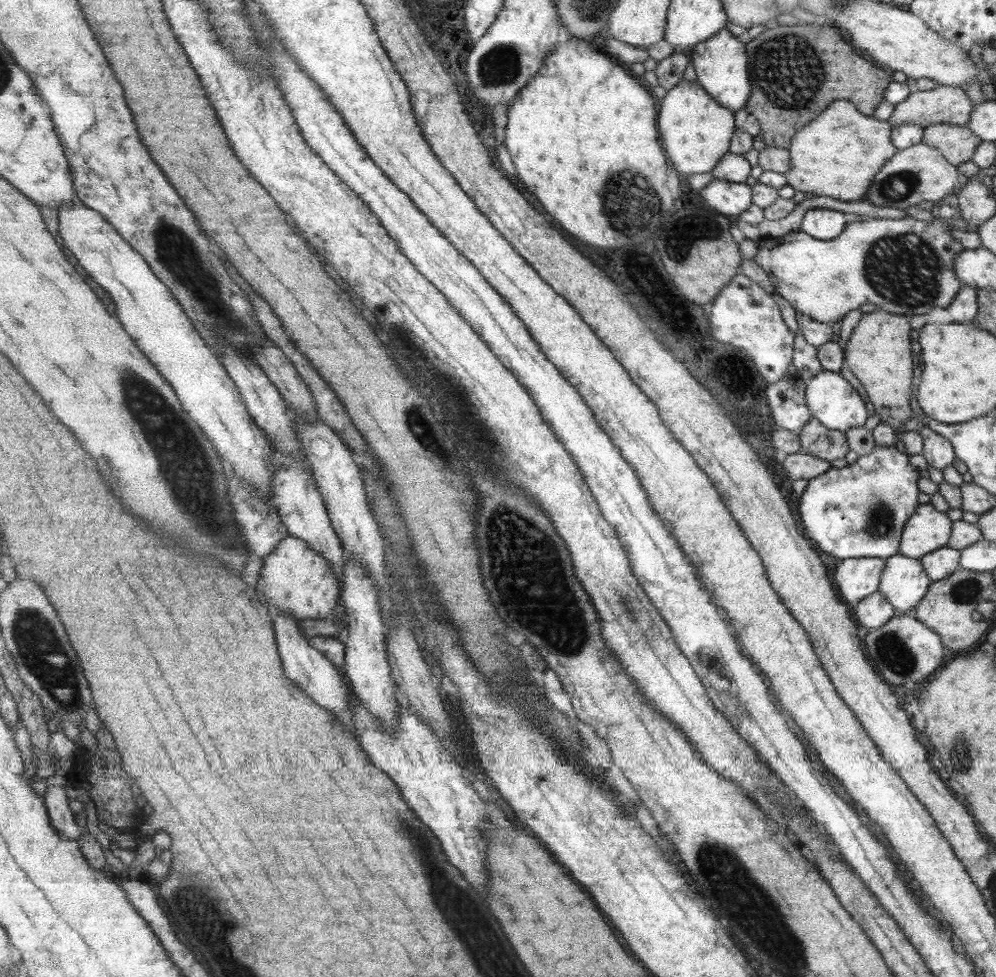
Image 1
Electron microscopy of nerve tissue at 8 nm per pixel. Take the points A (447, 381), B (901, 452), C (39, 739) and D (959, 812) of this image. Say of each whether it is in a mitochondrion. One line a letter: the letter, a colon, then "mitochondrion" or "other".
A: mitochondrion
B: other
C: other
D: other

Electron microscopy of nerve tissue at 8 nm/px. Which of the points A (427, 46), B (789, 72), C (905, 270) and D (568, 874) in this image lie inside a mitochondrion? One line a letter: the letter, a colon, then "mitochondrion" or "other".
A: other
B: mitochondrion
C: mitochondrion
D: other

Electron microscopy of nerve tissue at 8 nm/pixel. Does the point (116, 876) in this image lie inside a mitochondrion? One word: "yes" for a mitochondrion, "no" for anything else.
no

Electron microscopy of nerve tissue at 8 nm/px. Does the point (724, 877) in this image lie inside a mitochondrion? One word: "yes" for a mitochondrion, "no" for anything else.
yes

